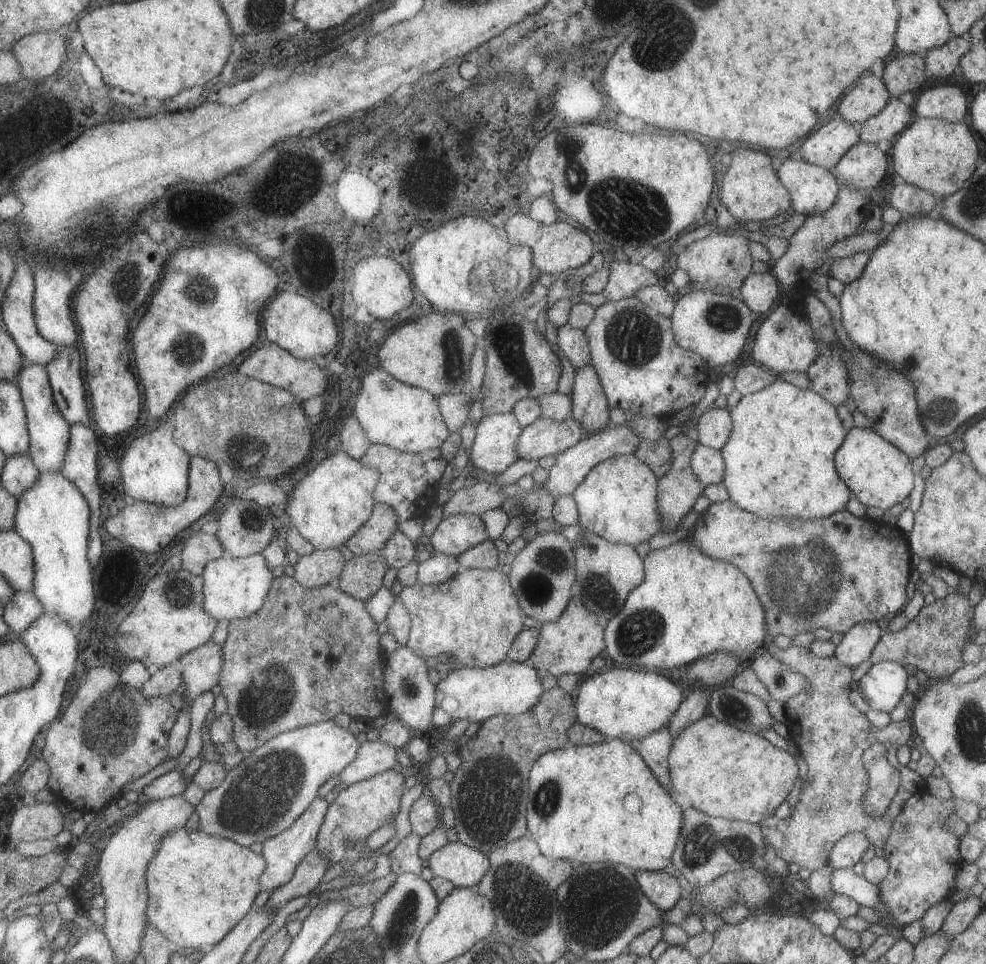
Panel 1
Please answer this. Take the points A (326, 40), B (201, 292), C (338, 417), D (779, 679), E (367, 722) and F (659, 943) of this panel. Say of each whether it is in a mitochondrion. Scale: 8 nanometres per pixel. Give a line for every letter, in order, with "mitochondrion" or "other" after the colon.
A: other
B: mitochondrion
C: other
D: mitochondrion
E: other
F: other

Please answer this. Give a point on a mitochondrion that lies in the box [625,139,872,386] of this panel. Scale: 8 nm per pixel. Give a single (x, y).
(725, 319)

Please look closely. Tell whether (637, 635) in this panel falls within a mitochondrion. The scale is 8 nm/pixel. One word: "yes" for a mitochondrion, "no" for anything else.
yes

